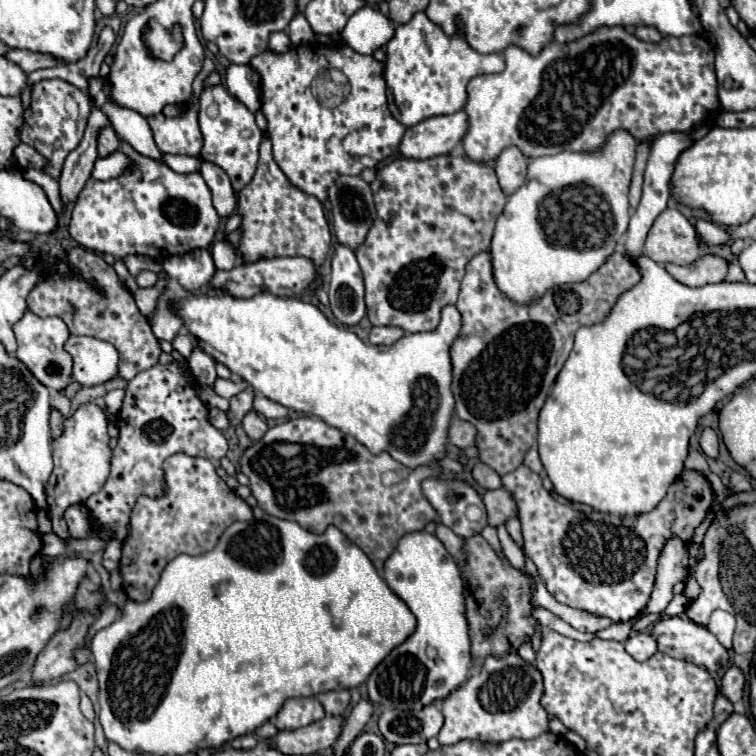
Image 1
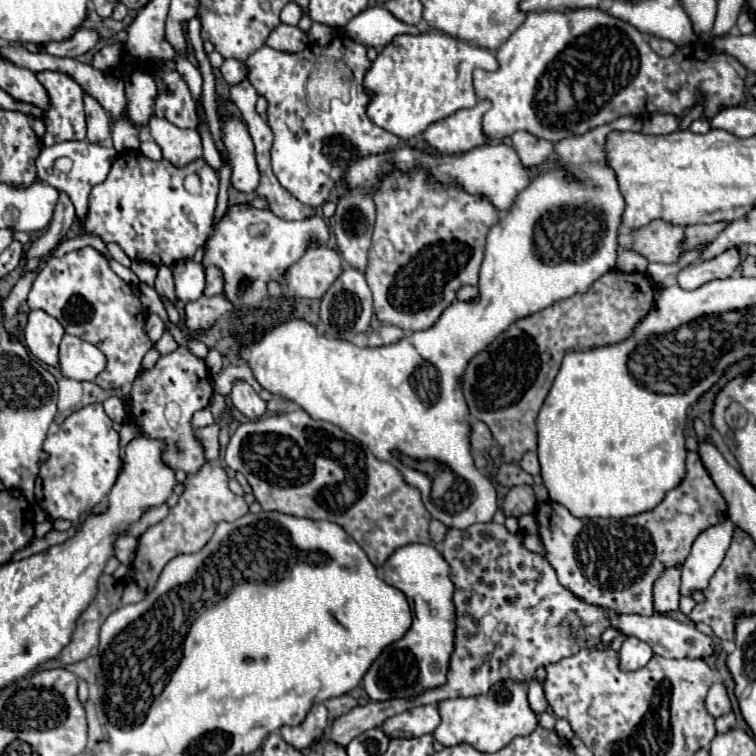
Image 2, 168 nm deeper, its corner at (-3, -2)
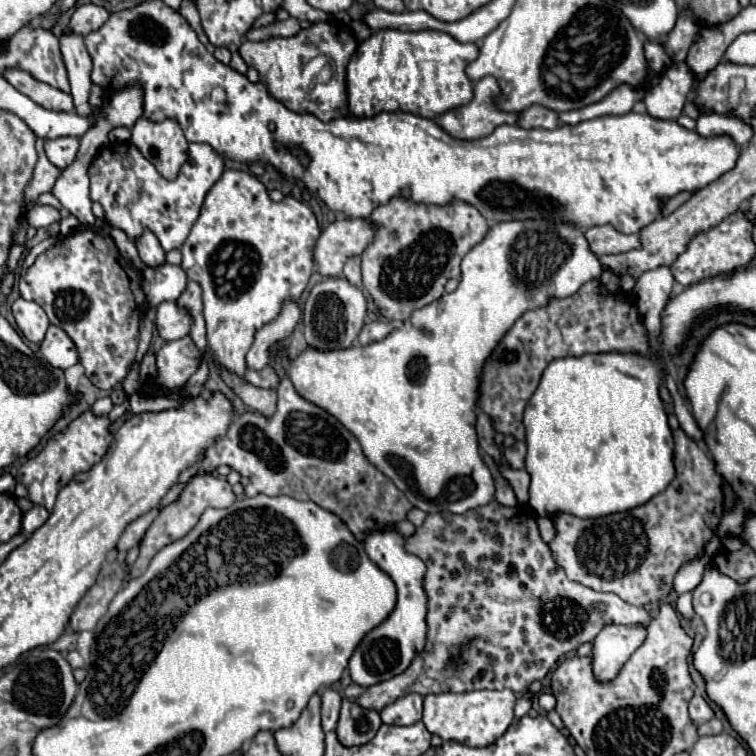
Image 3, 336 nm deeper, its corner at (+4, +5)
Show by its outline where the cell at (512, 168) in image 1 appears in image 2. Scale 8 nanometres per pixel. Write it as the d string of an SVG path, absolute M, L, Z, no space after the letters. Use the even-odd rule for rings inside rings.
M517 131L511 137L511 143L525 169L537 169L553 155L553 143L543 143L543 139L535 139L525 131Z

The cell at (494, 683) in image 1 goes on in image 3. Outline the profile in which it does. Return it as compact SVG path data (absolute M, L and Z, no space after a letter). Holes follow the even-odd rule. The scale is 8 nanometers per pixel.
M474 690L474 692L444 692L444 694L428 694L424 696L424 716L422 722L432 734L438 734L442 740L454 740L466 746L488 746L494 744L506 728L514 720L514 704L516 704L516 694L506 690Z

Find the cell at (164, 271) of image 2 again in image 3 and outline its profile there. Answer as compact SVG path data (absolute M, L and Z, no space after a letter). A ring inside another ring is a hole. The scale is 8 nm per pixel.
M144 230L142 236L136 238L136 248L140 252L142 262L146 262L148 266L164 264L164 250L162 250L160 242L156 240L156 236L150 230Z

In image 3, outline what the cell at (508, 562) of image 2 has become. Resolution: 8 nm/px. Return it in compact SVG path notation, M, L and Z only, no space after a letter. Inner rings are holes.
M492 500L490 504L464 514L428 514L424 524L418 526L412 536L404 538L404 548L426 564L424 590L428 598L428 640L426 648L402 674L370 686L358 698L358 704L364 708L382 710L408 692L426 696L444 690L466 692L508 688L516 696L522 696L534 680L542 680L556 666L560 656L574 652L584 642L592 642L604 624L646 624L650 620L650 614L644 608L630 606L616 594L596 592L568 580L564 570L556 564L550 546L540 538L536 514L528 504L508 508Z

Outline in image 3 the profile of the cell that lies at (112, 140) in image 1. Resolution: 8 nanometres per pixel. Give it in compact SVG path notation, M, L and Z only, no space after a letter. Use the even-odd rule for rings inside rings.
M64 32L60 34L60 48L62 48L64 64L68 70L76 112L86 116L92 112L92 106L88 104L88 94L92 86L92 80L90 80L92 60L84 46L84 38L74 32Z

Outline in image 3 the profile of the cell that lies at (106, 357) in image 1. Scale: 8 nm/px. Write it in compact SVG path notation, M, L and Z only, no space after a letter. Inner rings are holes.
M50 326L44 340L40 342L38 352L56 368L70 368L78 362L78 352L76 346L72 344L72 340L68 338L68 334L58 328L58 326Z

